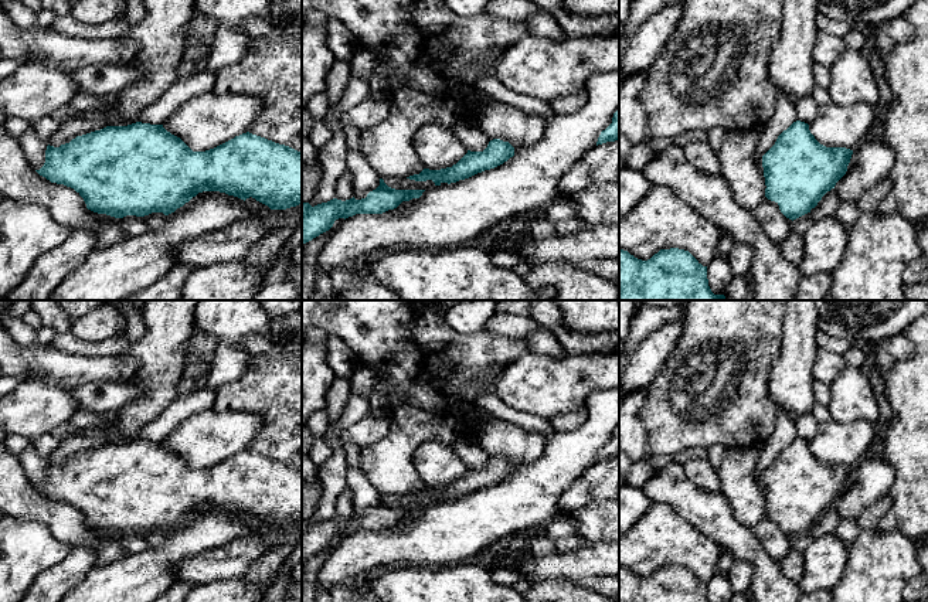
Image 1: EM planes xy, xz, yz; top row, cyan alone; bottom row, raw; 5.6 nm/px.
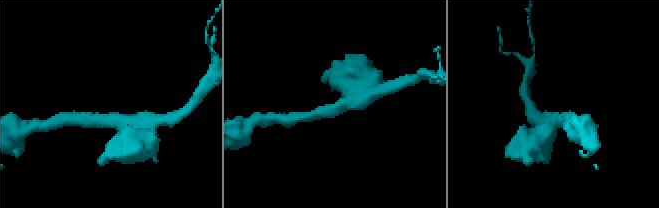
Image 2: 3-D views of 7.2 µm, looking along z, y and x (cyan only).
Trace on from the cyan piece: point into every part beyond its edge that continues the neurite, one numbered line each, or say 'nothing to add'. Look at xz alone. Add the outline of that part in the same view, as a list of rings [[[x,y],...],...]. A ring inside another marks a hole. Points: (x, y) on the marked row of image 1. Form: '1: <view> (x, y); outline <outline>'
nothing to add

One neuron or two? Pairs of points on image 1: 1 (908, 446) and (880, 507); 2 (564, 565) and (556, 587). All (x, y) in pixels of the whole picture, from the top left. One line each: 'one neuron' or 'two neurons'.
1: two neurons
2: two neurons

